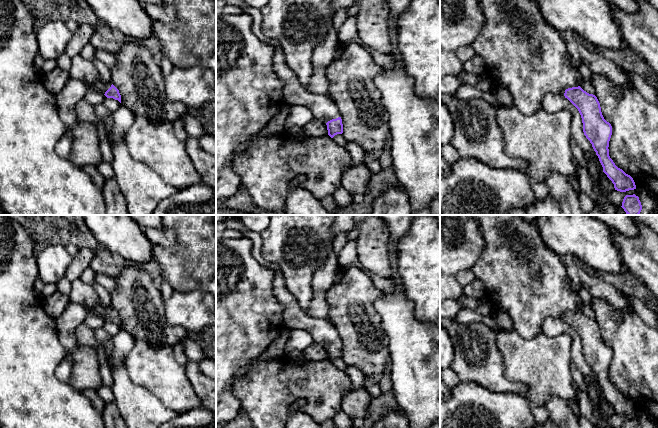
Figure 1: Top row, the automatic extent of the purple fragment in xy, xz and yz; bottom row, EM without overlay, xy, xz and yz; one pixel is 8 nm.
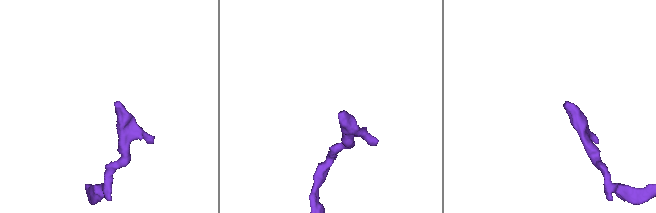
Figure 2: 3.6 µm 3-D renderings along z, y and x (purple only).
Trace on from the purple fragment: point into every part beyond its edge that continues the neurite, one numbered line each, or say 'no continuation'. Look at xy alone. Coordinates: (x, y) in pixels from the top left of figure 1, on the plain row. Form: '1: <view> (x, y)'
1: xy (100, 310)

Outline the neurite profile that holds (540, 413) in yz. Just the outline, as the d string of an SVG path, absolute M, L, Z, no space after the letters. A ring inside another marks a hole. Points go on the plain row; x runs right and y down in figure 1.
M532 402L529 405L536 423L544 423L547 419L550 419L549 412L545 407L538 406Z

